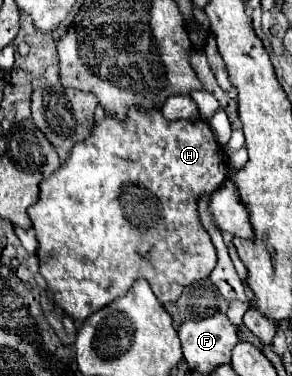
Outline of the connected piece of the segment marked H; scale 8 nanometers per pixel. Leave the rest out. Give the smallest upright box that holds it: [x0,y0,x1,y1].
[28,107,228,321]

